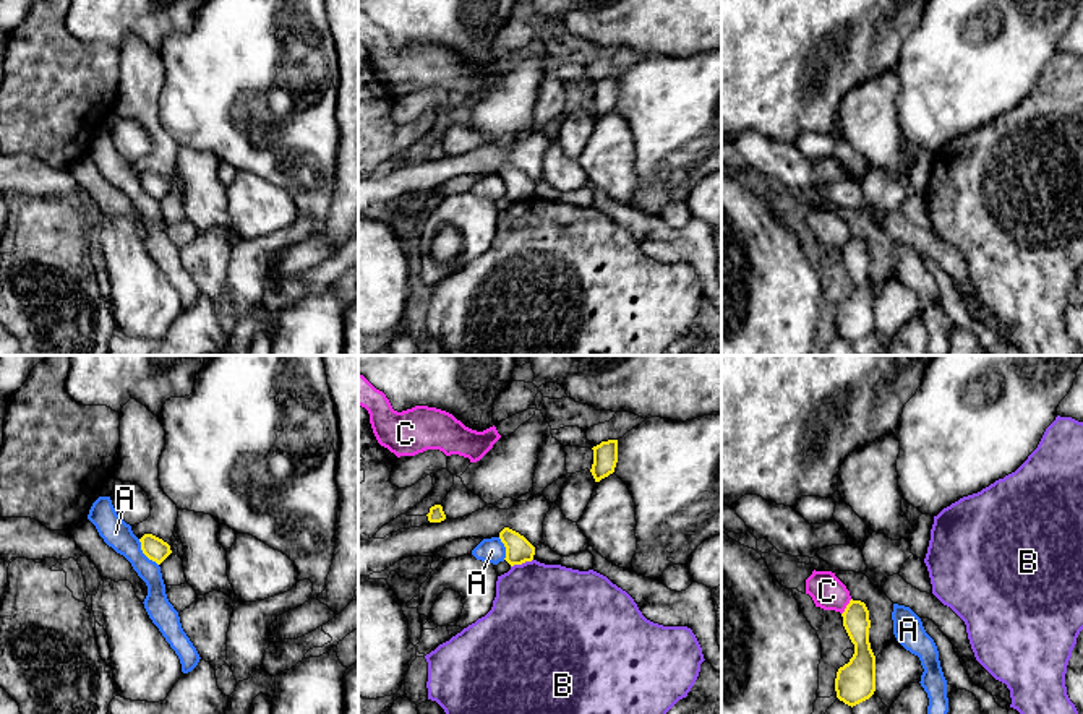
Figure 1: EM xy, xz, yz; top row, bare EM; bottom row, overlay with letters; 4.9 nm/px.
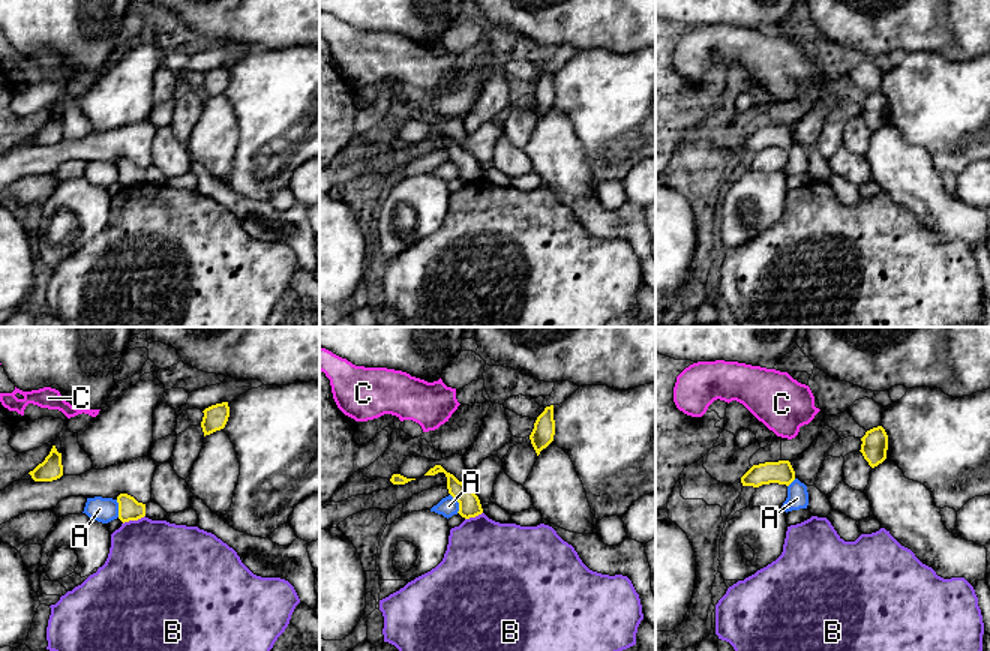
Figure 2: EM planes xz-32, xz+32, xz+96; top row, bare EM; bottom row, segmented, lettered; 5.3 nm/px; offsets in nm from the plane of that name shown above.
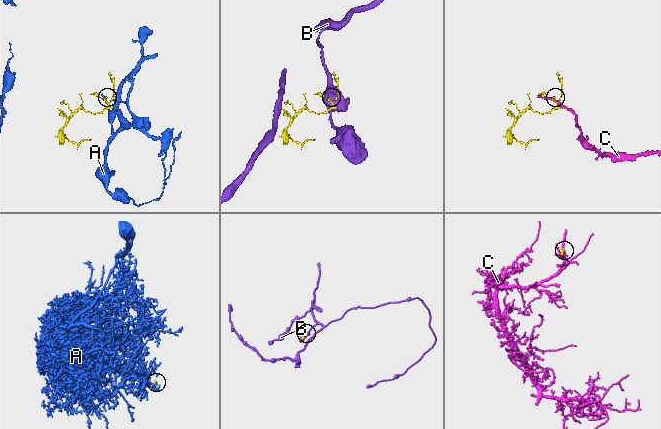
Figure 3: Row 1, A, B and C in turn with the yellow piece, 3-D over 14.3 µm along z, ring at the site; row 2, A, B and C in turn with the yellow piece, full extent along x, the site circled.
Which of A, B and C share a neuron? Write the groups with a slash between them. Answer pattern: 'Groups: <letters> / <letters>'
Groups: A / B / C

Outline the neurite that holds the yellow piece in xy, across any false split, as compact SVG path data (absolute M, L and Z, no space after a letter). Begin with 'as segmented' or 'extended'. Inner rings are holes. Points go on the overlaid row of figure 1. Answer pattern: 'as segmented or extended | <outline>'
as segmented | M144 534L139 542L143 553L157 565L172 553L170 545L152 534Z

